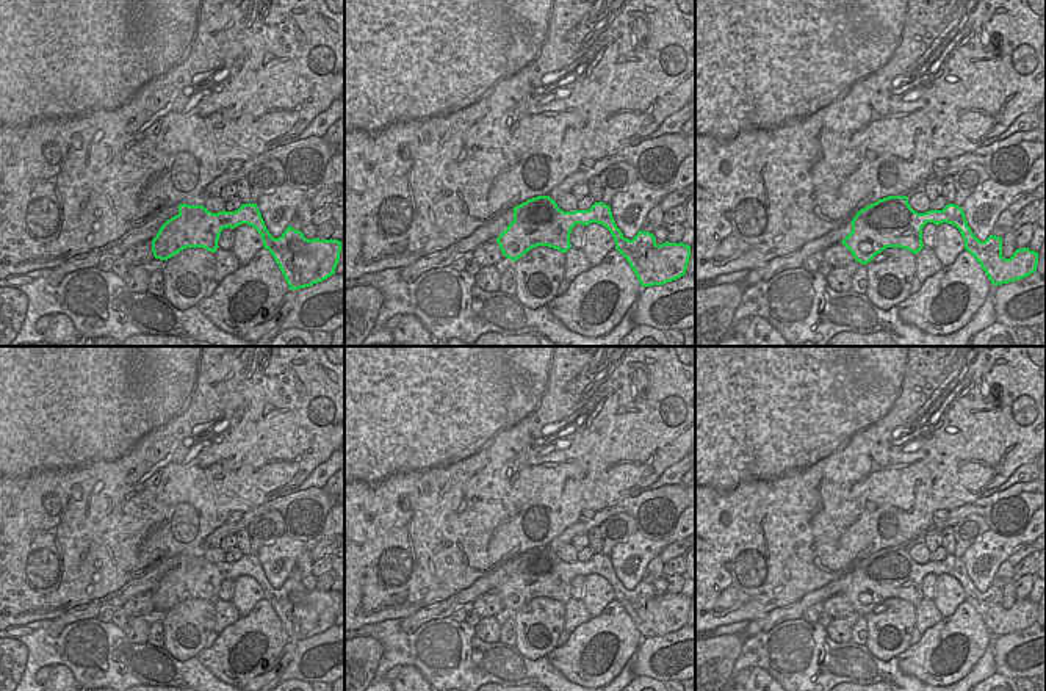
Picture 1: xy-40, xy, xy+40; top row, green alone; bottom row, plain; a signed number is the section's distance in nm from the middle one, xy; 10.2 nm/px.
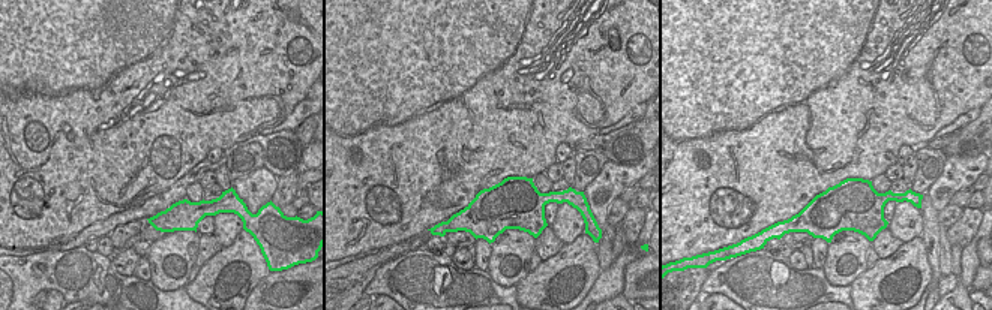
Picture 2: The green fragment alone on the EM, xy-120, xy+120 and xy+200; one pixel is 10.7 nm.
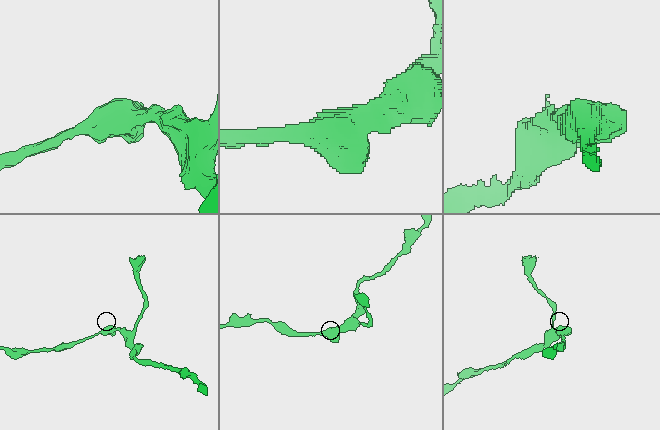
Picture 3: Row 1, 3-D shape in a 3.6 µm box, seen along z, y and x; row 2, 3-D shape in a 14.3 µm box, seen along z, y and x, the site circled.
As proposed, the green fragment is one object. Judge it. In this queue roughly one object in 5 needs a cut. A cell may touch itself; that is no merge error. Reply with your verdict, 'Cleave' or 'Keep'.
Keep

